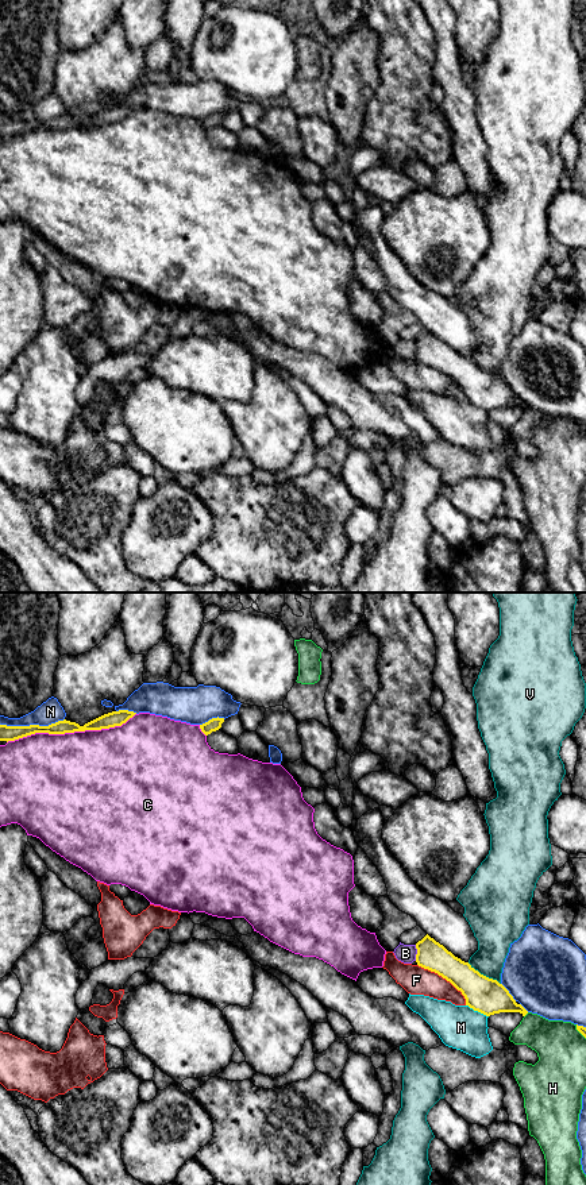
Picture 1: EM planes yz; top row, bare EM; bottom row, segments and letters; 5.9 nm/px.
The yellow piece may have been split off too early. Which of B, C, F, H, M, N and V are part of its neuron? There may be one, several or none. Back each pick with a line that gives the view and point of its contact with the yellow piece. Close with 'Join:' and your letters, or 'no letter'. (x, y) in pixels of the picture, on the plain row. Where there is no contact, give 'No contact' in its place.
Join: no letter

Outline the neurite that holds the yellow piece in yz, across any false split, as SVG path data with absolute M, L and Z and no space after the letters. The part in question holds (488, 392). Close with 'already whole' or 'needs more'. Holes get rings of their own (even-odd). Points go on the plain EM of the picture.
M428 329L416 339L416 344L417 360L450 377L462 387L466 401L474 406L486 412L500 408L520 408L523 412L528 409L502 379L481 370Z; already whole

